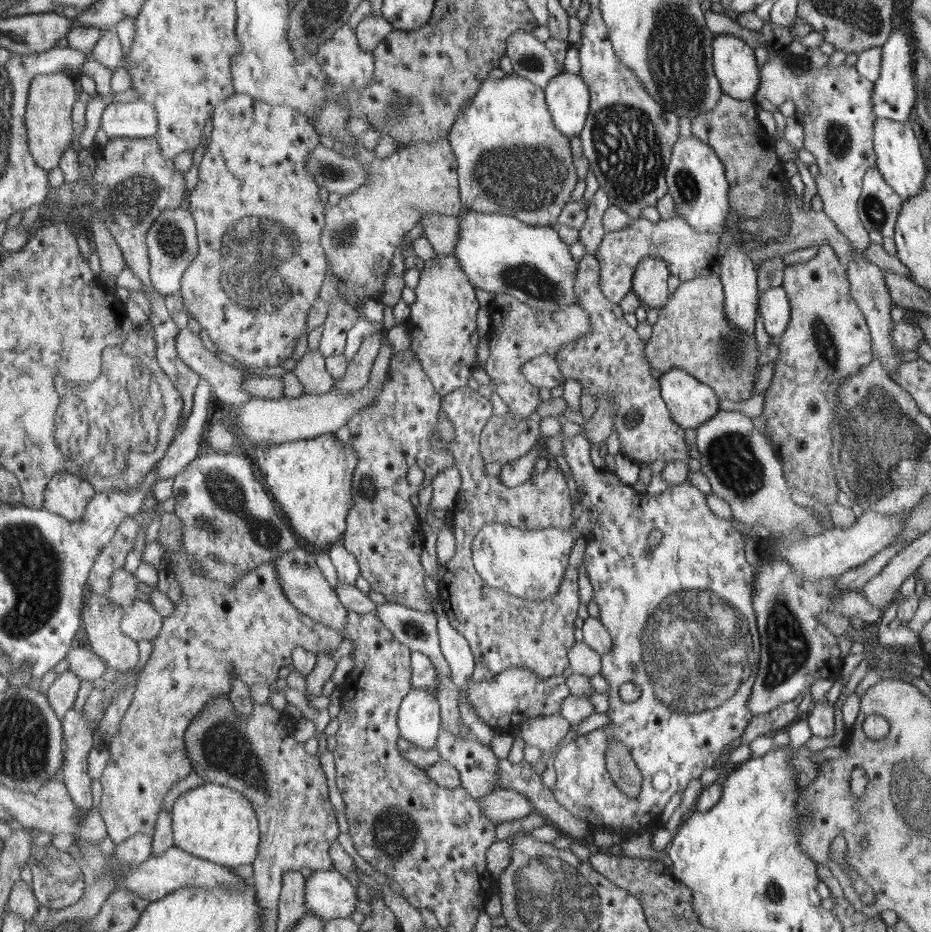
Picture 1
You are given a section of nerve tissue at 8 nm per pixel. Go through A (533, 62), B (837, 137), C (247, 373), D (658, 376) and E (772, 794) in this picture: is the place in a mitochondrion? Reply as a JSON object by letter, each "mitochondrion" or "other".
{"A":"mitochondrion","B":"mitochondrion","C":"other","D":"other","E":"other"}

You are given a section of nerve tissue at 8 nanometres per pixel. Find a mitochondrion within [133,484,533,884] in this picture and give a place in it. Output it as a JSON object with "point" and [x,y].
{"point":[224,746]}

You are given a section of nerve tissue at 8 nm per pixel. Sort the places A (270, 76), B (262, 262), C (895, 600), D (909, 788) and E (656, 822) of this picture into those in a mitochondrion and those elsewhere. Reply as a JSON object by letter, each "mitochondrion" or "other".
{"A":"mitochondrion","B":"mitochondrion","C":"other","D":"mitochondrion","E":"other"}

